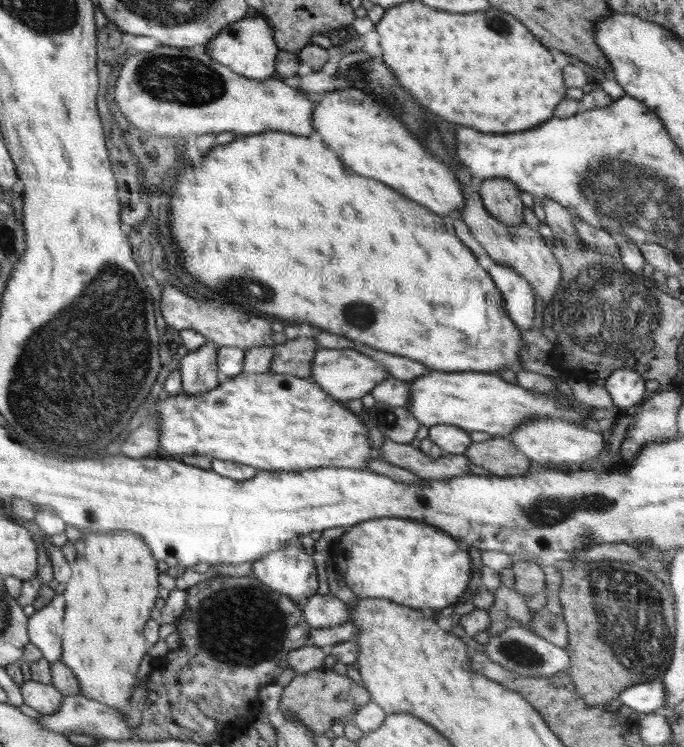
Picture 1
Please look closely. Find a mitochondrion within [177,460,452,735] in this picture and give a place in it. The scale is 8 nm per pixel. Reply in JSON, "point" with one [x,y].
{"point":[243,623]}

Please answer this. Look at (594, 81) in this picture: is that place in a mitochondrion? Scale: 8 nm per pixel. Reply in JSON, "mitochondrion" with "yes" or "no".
{"mitochondrion":"no"}

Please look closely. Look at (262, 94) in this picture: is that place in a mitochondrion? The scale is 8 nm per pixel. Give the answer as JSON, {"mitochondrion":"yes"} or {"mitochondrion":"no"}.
{"mitochondrion":"no"}

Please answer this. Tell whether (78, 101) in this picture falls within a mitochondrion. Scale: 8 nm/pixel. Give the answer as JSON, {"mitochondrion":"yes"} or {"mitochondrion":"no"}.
{"mitochondrion":"no"}

